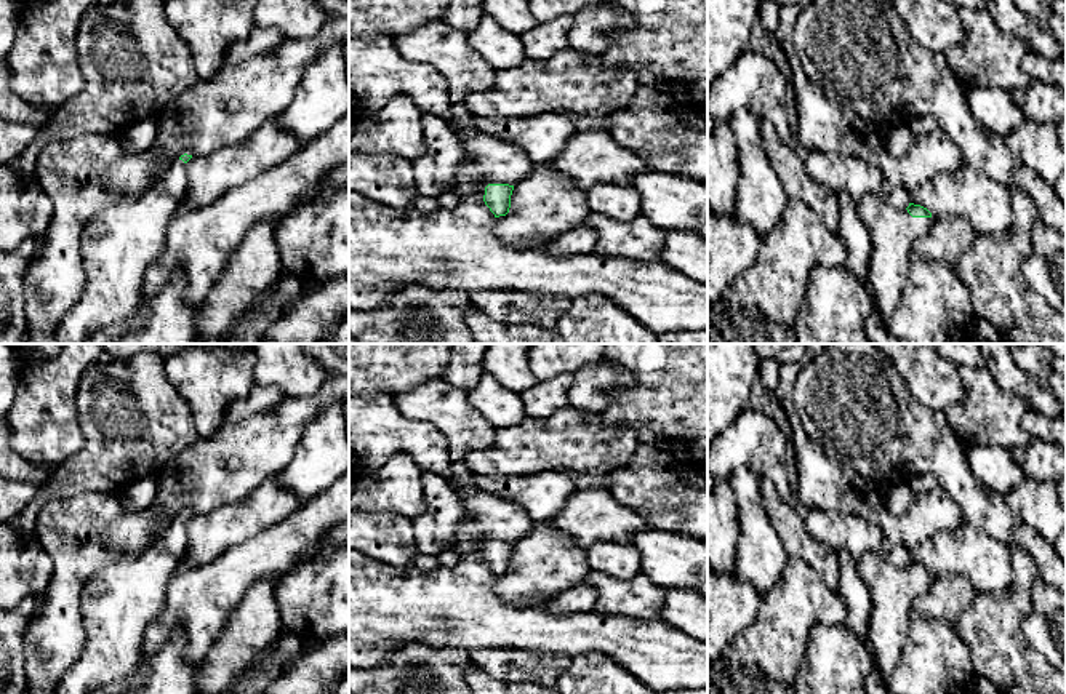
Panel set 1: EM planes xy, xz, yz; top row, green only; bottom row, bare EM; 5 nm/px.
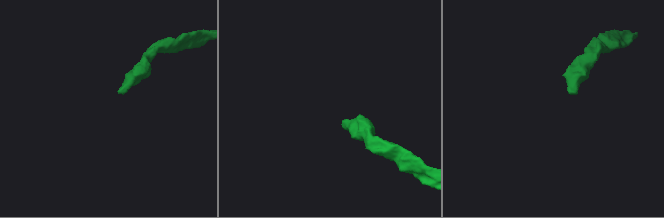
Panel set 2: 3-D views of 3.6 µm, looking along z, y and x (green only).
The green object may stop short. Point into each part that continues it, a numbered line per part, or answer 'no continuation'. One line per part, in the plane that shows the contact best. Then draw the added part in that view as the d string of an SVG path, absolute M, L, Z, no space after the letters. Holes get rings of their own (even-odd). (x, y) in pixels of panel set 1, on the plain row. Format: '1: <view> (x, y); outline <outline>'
1: xz (487, 518); outline M455 488L455 491L464 509L453 544L461 558L467 555L483 558L488 542L517 544L531 534L536 526L519 504L495 497L477 488Z

